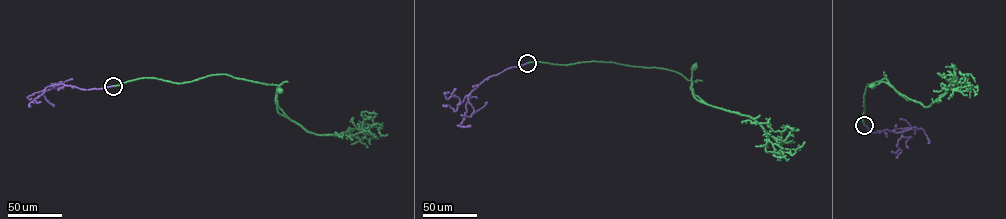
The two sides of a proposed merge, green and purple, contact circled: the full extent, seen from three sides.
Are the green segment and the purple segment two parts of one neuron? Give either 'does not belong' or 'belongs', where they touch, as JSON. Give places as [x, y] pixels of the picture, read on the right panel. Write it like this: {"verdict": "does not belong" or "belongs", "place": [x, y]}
{"verdict": "does not belong", "place": [864, 125]}

